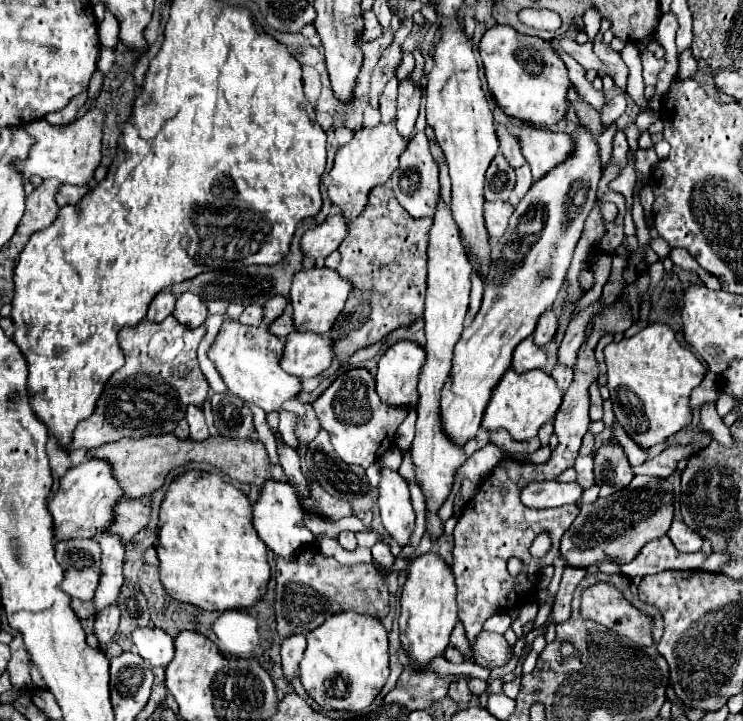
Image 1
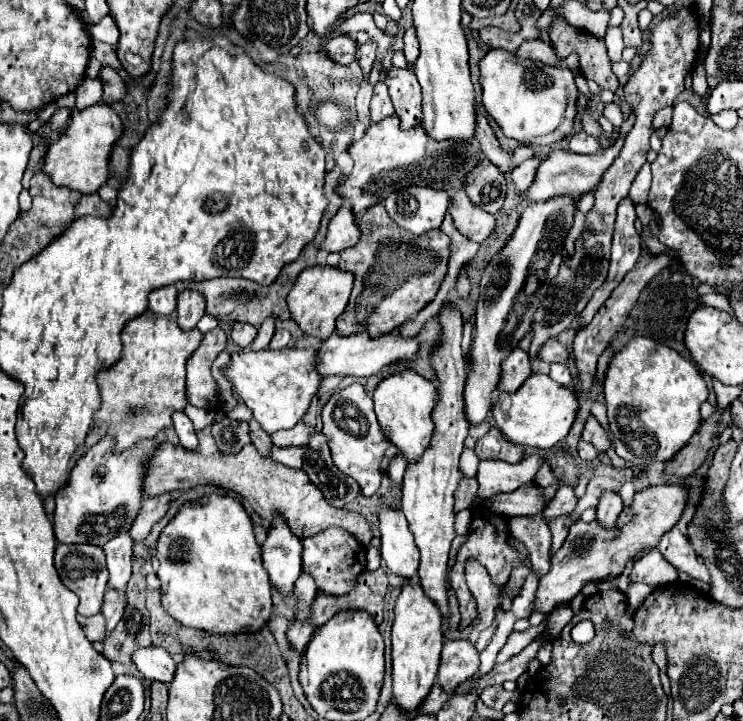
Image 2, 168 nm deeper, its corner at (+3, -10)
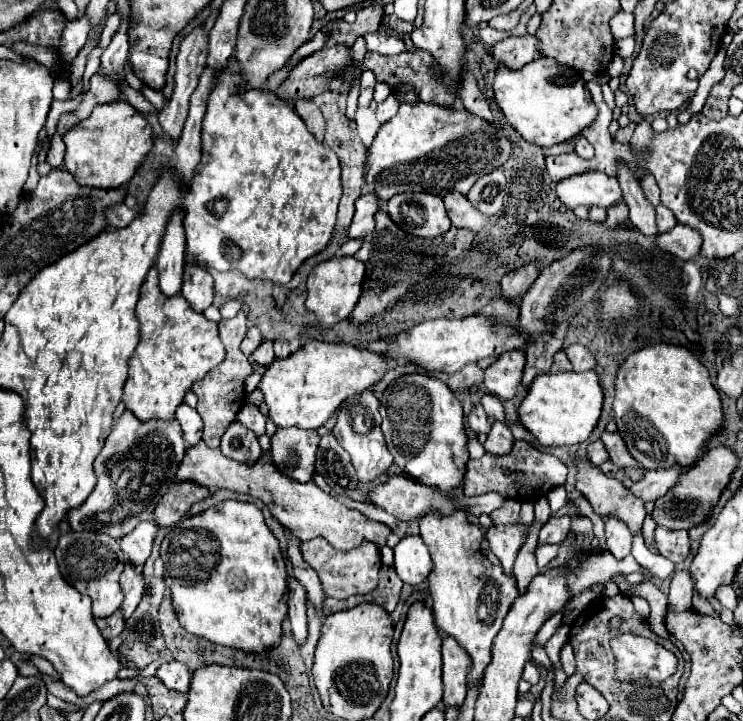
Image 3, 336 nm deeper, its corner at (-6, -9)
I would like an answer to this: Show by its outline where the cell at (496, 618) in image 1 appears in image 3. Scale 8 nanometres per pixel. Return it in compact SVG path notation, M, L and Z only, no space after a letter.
M464 511L452 515L426 515L420 519L420 537L430 551L432 571L428 575L432 595L432 615L436 627L454 637L470 655L472 667L468 671L468 689L478 683L490 663L492 641L498 635L502 621L518 597L516 579L506 575L502 563L490 551L482 531L472 525Z

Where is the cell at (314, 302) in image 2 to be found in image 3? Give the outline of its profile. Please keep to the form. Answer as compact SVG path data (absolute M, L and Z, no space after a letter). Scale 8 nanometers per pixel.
M352 255L346 257L332 257L324 263L318 263L312 273L308 275L308 299L306 307L316 313L318 321L324 325L336 325L350 317L352 309L356 307L360 293L362 293L362 281L364 281L364 263L354 259Z

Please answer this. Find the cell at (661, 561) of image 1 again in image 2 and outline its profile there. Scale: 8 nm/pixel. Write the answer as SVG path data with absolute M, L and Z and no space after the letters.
M649 550L643 558L639 558L629 574L631 582L643 582L651 588L663 586L663 584L675 584L679 580L679 570L671 566L659 550Z

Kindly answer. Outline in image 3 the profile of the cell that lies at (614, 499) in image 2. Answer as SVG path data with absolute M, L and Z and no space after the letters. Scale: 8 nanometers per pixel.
M606 519L606 545L616 559L624 559L630 555L632 533L628 531L628 527L624 527L624 523L620 523L620 519Z

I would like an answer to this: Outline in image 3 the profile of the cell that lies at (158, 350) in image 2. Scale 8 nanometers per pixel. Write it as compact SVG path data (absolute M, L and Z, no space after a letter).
M156 267L148 271L142 283L140 301L136 305L136 317L140 321L142 333L140 333L140 343L128 361L128 379L124 383L122 401L126 409L130 409L140 421L174 419L174 411L182 403L184 393L192 387L192 383L202 379L210 369L218 367L224 361L224 345L220 343L220 337L218 337L218 325L214 321L208 321L202 313L194 311L182 293L164 295L158 287Z

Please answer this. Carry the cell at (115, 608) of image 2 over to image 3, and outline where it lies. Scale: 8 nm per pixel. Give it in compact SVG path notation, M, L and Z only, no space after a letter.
M128 563L122 571L122 577L120 577L120 585L122 585L122 591L124 591L124 603L122 603L122 611L124 611L124 617L128 619L134 609L138 607L142 595L144 595L144 575L138 567L134 567L132 563Z

